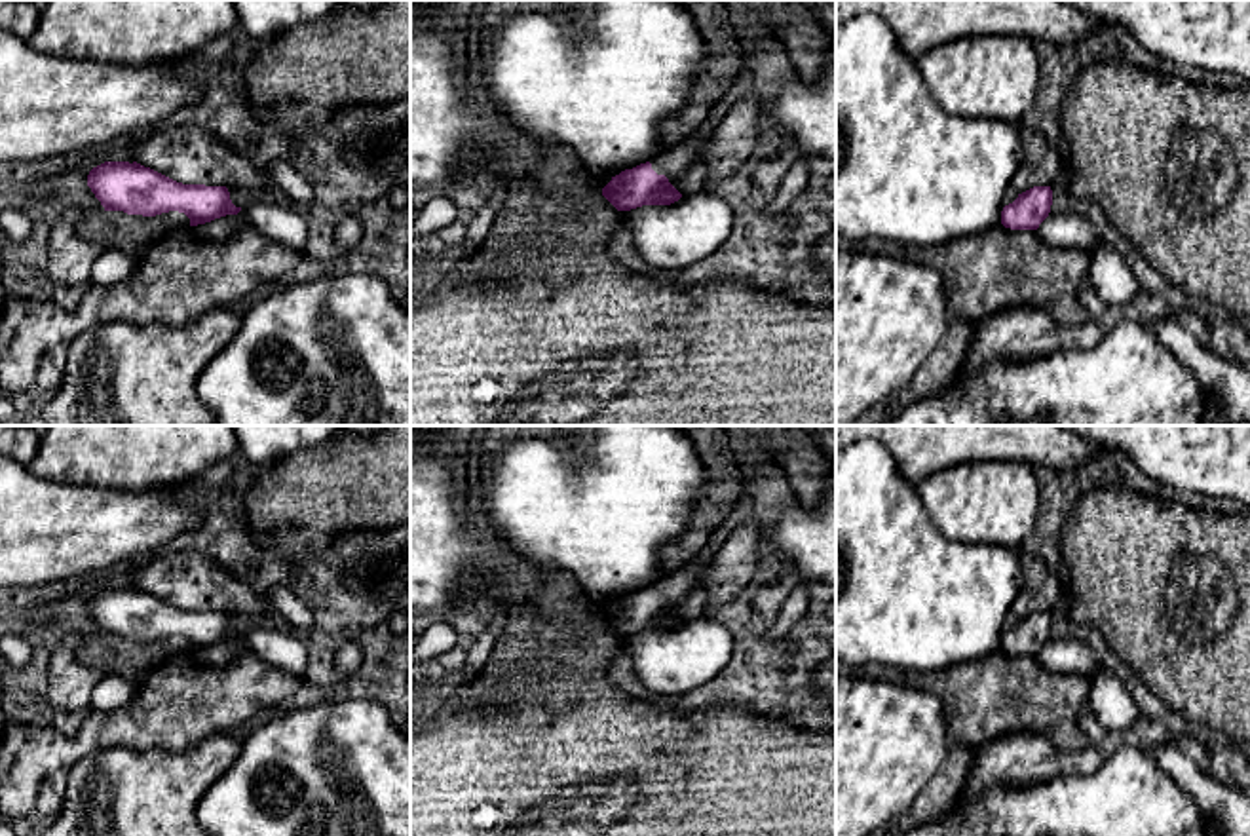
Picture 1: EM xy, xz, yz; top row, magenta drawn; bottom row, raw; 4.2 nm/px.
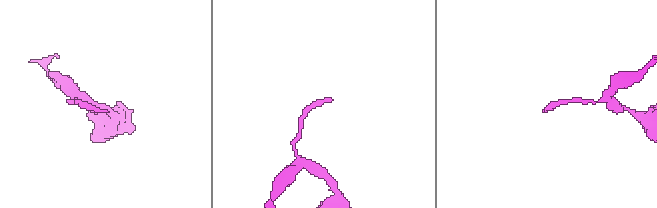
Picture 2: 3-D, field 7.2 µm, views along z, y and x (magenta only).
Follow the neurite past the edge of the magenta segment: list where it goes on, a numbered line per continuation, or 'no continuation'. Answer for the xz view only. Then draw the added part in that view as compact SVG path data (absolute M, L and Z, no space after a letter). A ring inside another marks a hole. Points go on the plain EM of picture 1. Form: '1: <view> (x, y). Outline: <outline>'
1: xz (684, 589). Outline: M703 551L701 557L688 560L680 570L661 578L652 585L652 595L665 600L682 619L693 621L707 608L705 574L712 564L714 553Z

